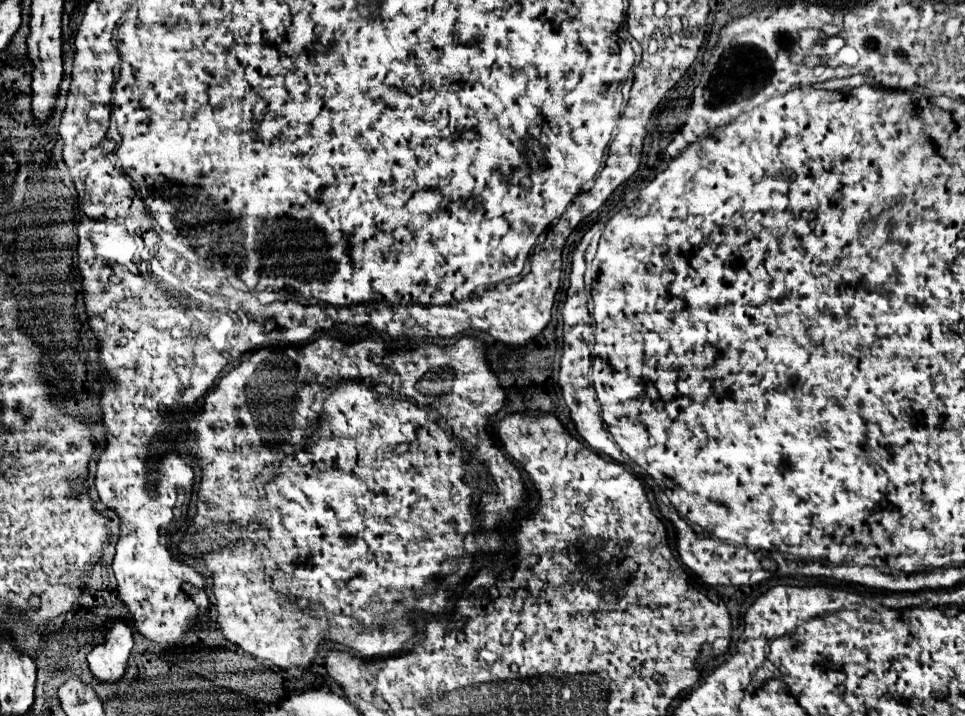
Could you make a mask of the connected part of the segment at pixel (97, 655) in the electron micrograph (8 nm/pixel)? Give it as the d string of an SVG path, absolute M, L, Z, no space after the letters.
M122 620L112 622L106 644L96 646L88 654L92 676L104 684L118 682L126 672L126 666L128 666L126 662L128 662L132 646L134 646L132 630L126 626L126 622Z

